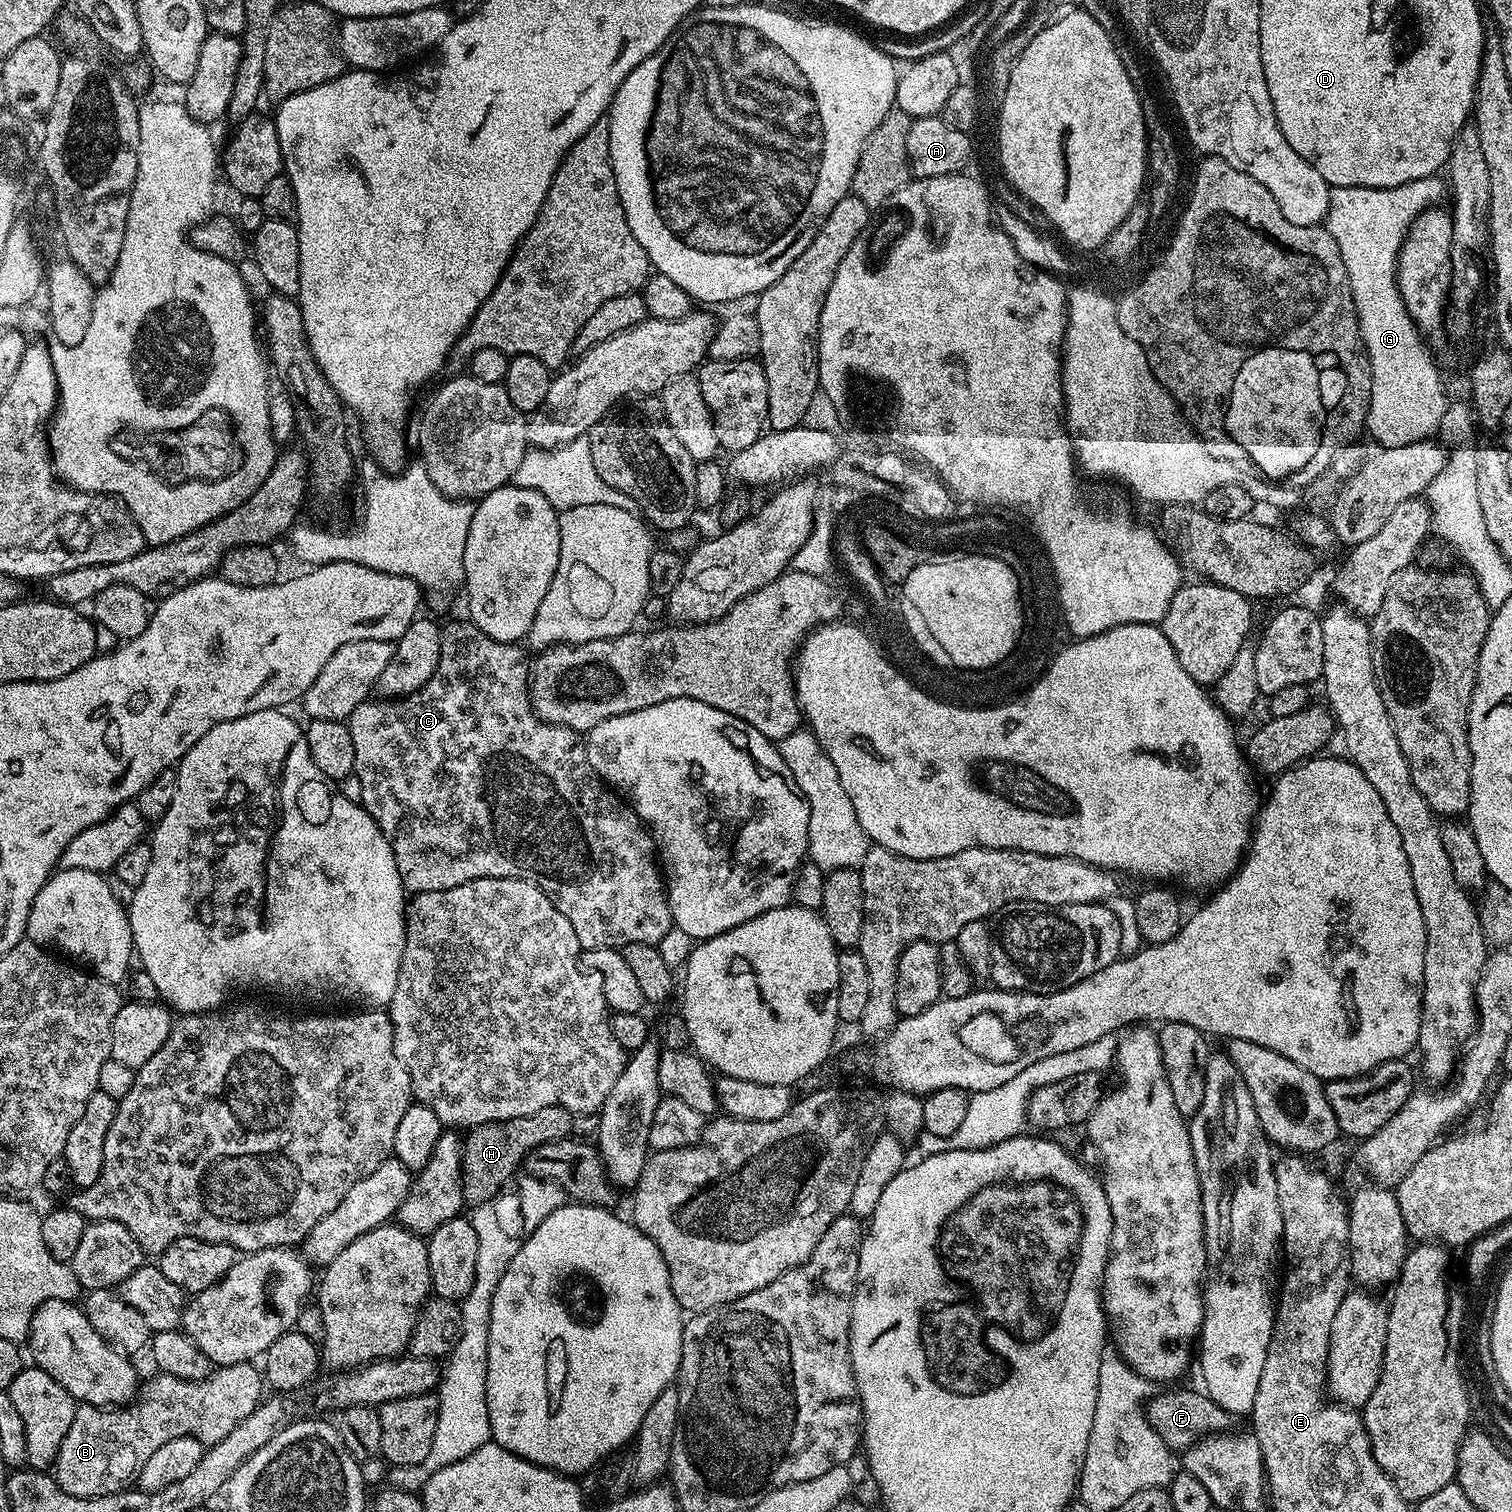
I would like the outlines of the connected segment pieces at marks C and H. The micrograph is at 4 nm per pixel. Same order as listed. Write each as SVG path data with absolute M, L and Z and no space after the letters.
M467 619L460 620L457 624L444 624L442 628L442 650L438 658L438 666L434 670L434 674L423 684L420 689L409 696L401 696L399 698L369 698L363 700L362 703L354 709L347 718L348 729L350 730L350 738L354 738L354 766L355 774L359 781L362 782L362 800L364 809L370 814L370 818L374 818L374 822L382 830L382 834L390 842L390 850L394 850L394 862L398 866L398 874L402 878L405 889L409 893L417 892L433 892L434 890L450 890L454 886L462 886L471 880L478 878L486 878L493 876L494 878L514 878L515 880L528 880L532 884L536 884L550 898L550 902L554 902L554 906L566 918L566 922L570 922L570 926L574 926L574 934L578 934L578 942L581 949L590 948L619 948L624 949L634 942L642 942L643 944L654 944L659 946L668 931L674 925L672 923L672 911L668 905L668 889L666 881L662 875L661 865L657 860L656 844L652 841L652 834L647 828L641 824L638 814L632 808L631 804L625 802L613 789L601 780L600 775L595 772L588 761L588 750L585 741L582 739L581 733L576 732L572 728L566 726L558 726L557 724L548 724L545 720L541 720L536 715L536 711L532 709L532 698L530 695L530 656L520 649L519 643L507 644L506 642L498 642L494 638L490 638L490 634L486 634L482 630L478 630L478 626L469 622Z
M546 1106L522 1118L475 1125L463 1137L462 1186L464 1187L465 1205L469 1209L474 1209L478 1207L476 1200L486 1202L494 1198L497 1192L501 1191L508 1181L521 1171L524 1159L530 1154L530 1150L546 1142L571 1137L573 1135L572 1120L574 1120L573 1113L567 1112L562 1106Z

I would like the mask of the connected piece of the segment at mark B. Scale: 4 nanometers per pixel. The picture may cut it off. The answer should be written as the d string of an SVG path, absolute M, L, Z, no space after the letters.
M252 1362L225 1364L204 1380L155 1375L145 1384L143 1381L138 1395L127 1406L99 1408L77 1403L74 1422L70 1422L66 1438L62 1438L54 1465L58 1486L66 1494L90 1498L131 1489L154 1450L183 1436L201 1440L205 1446L218 1443L260 1405L266 1392L261 1369Z

